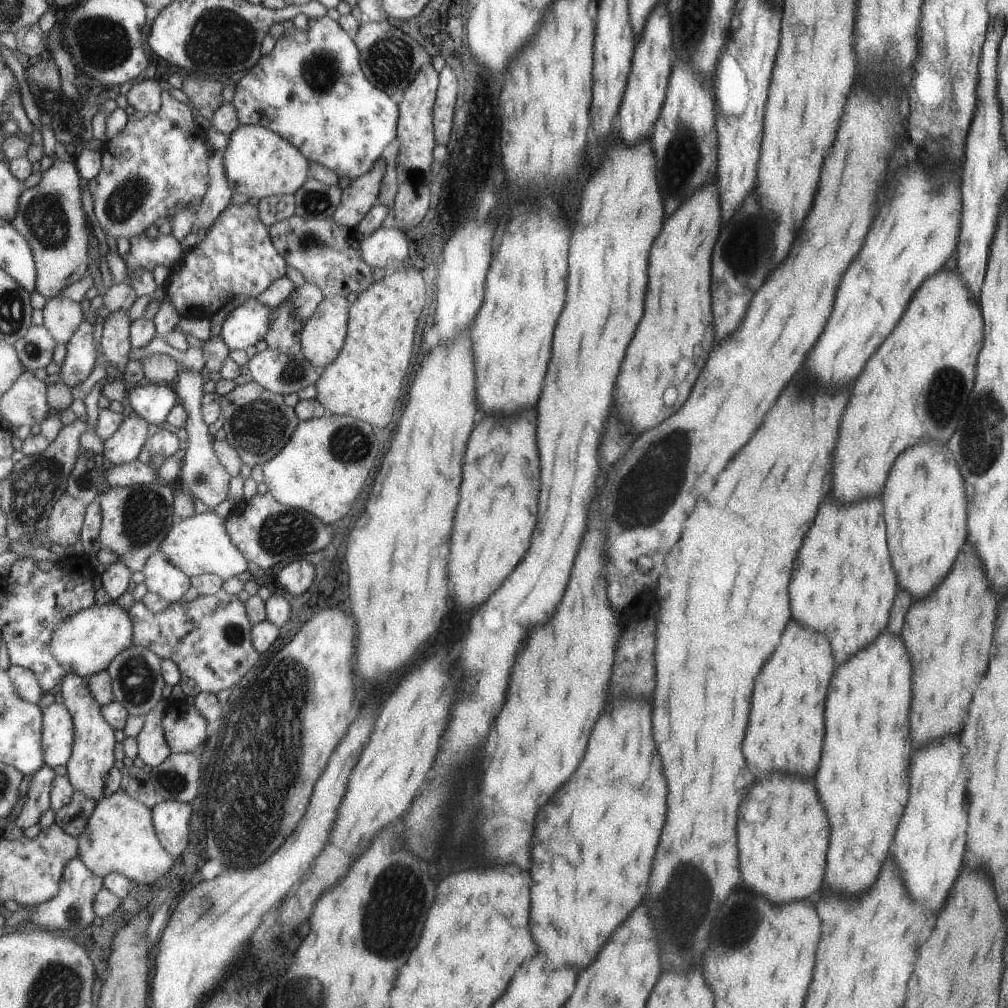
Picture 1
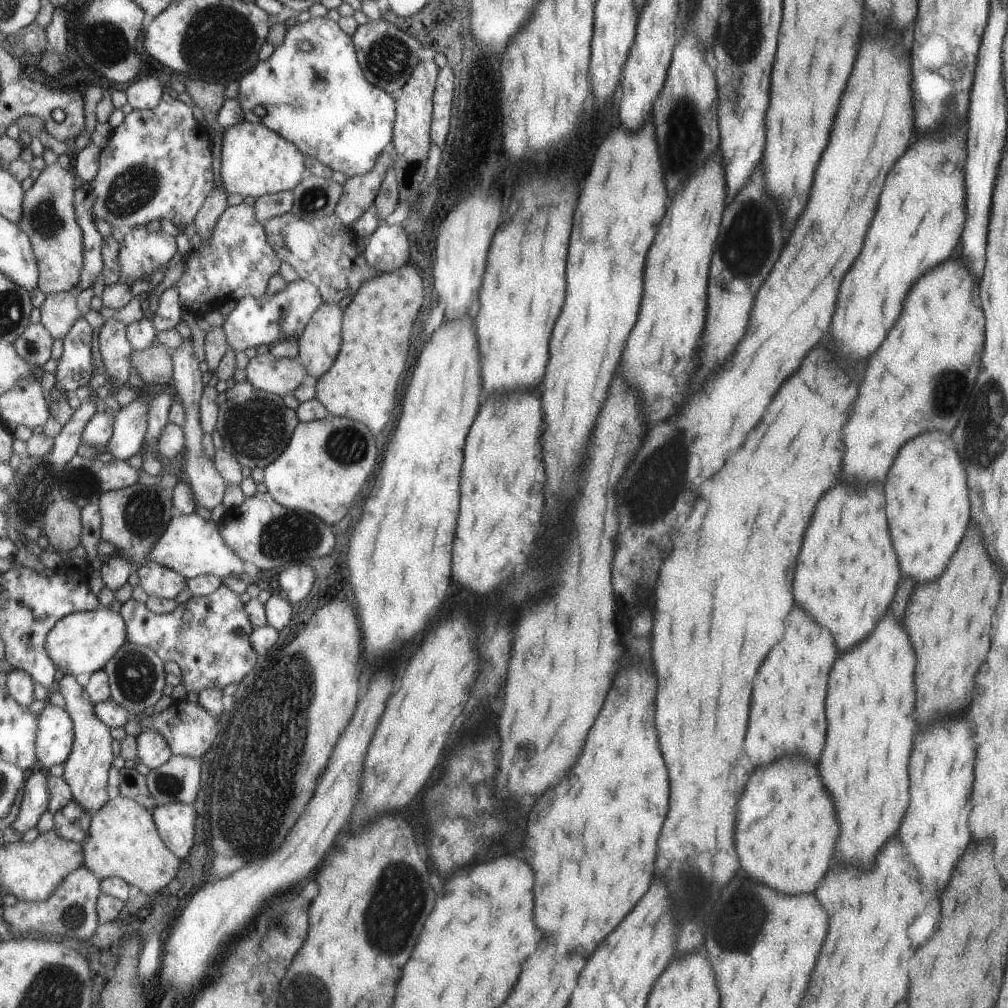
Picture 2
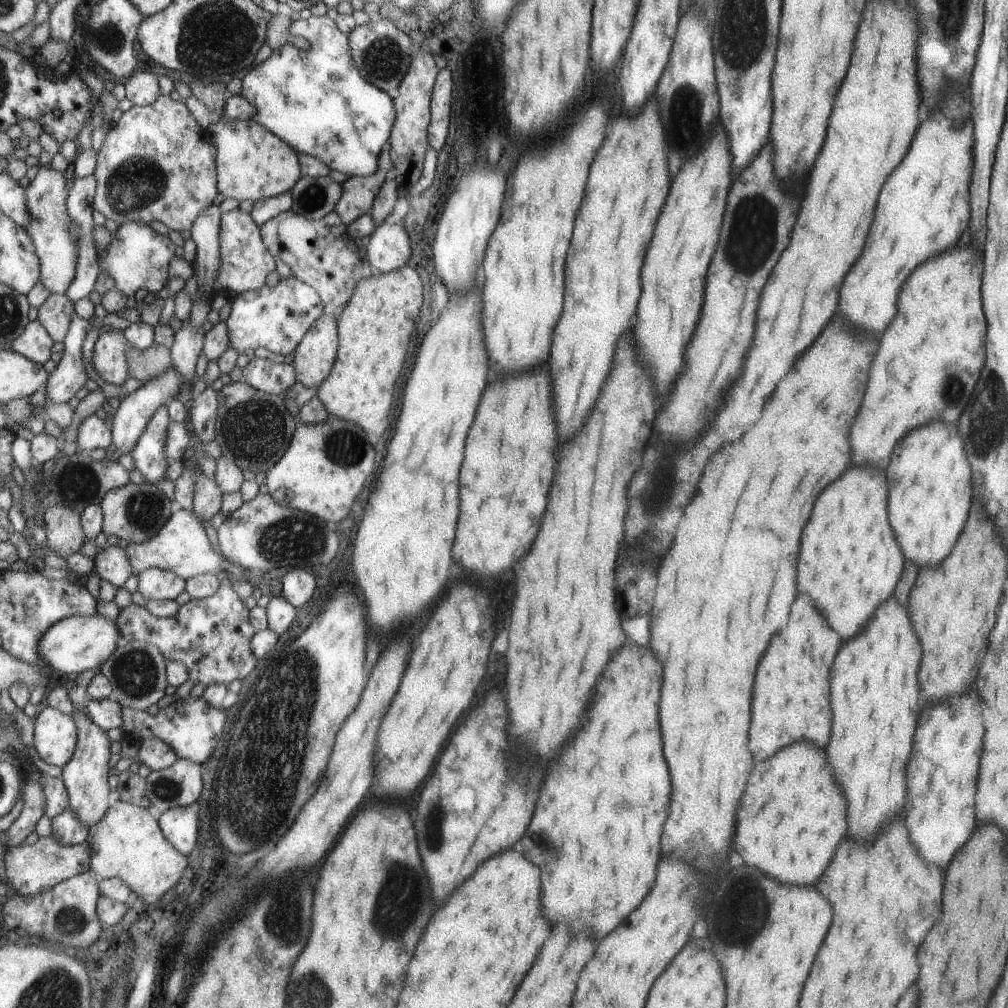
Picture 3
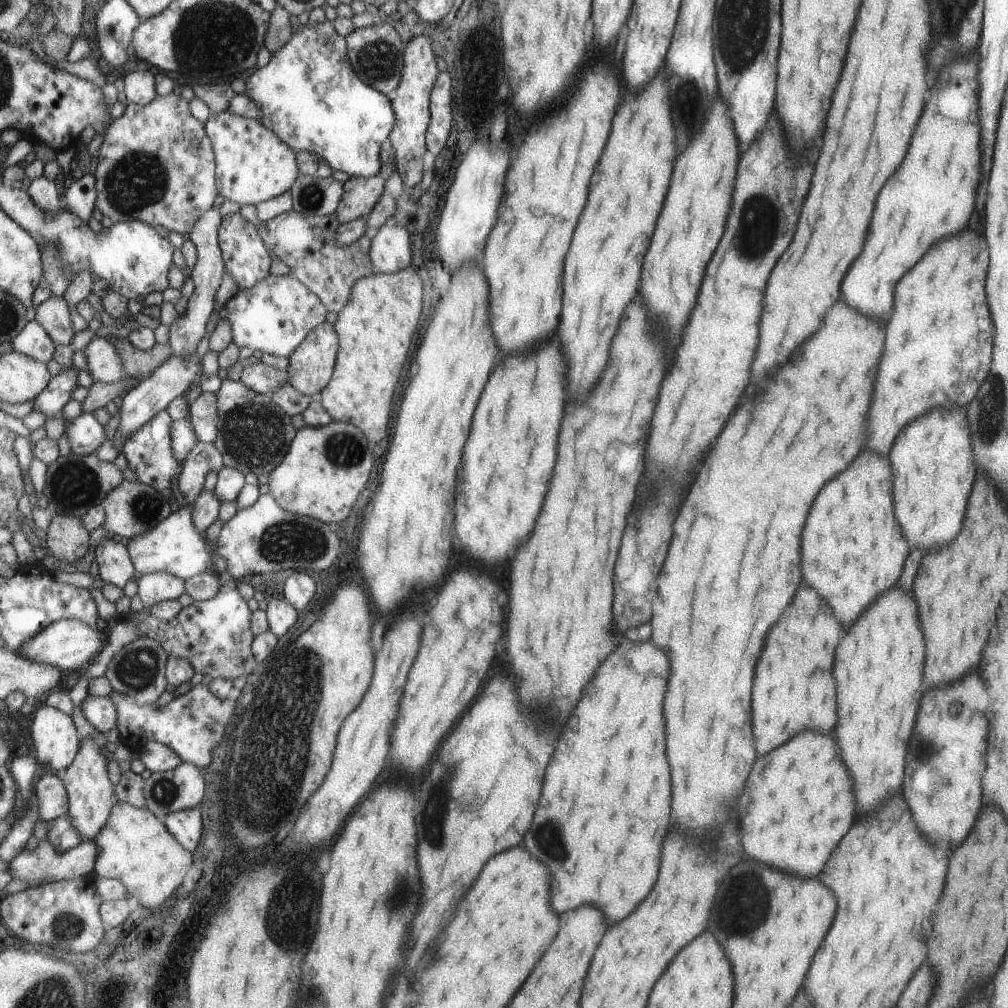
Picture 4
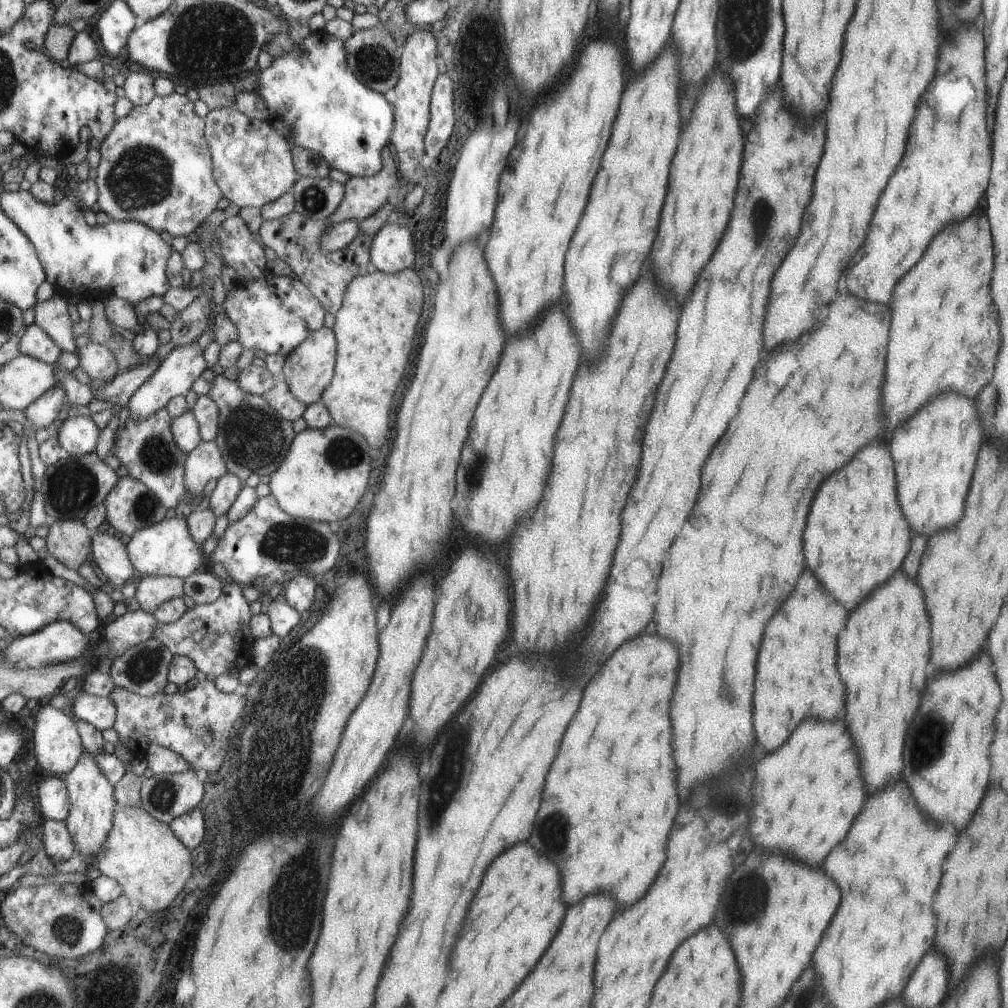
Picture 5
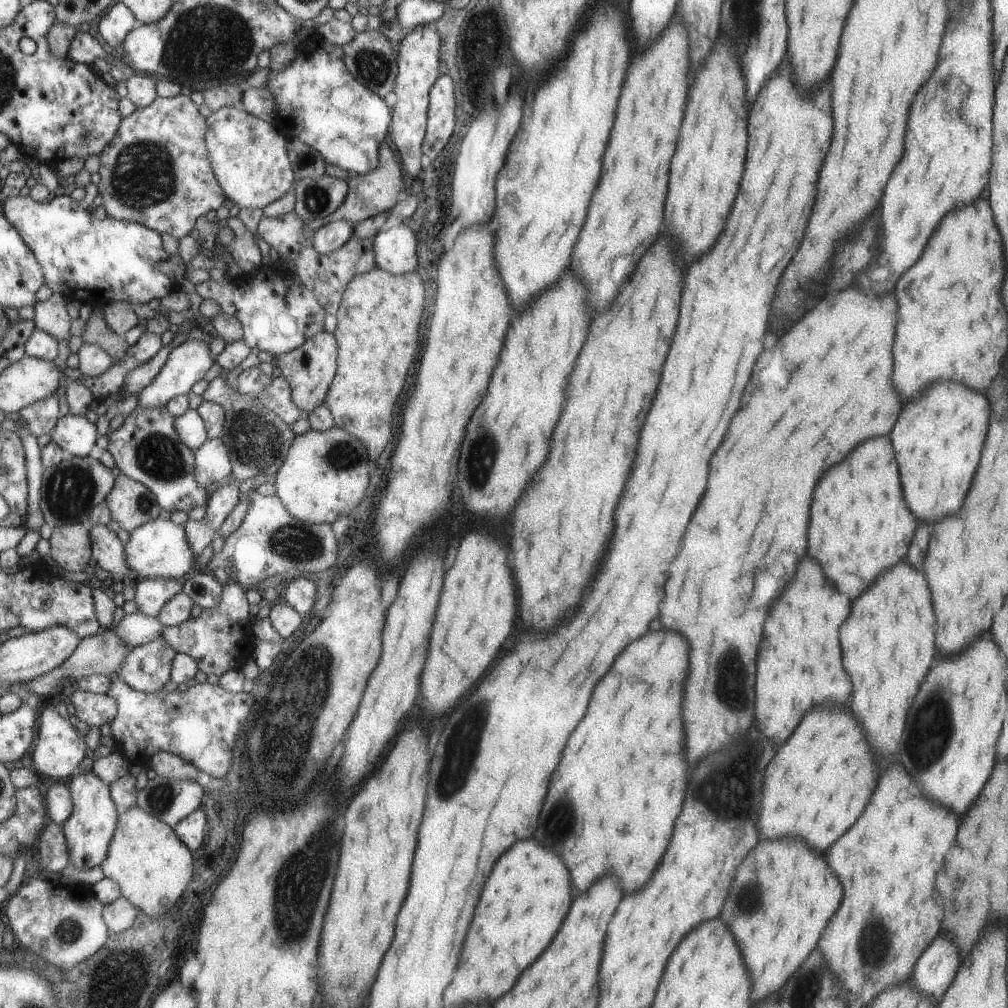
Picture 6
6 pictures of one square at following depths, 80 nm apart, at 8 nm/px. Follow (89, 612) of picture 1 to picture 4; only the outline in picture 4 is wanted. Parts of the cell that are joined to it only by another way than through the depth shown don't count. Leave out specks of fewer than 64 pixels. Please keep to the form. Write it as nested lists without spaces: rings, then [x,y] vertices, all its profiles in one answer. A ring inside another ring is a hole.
[[[61,619],[52,622],[45,630],[35,635],[22,646],[22,656],[36,663],[45,663],[62,668],[64,672],[68,670],[78,670],[93,656],[103,652],[107,634],[87,623],[77,619]]]

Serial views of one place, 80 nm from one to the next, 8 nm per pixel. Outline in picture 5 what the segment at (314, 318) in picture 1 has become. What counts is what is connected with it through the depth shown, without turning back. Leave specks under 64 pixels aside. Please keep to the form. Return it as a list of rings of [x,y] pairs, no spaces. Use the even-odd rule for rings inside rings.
[[[321,327],[309,334],[301,345],[284,356],[280,377],[290,387],[291,394],[307,406],[319,400],[322,390],[333,380],[335,360],[337,360],[337,339],[334,330]]]

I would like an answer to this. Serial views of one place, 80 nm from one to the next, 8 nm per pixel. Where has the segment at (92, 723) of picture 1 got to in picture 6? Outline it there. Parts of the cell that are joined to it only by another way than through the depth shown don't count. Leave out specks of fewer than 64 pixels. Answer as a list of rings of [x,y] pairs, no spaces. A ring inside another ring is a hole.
[[[93,771],[83,773],[68,780],[69,788],[74,798],[74,813],[64,825],[65,836],[68,840],[71,866],[95,868],[102,866],[110,853],[110,844],[118,828],[119,810],[112,797],[110,785],[102,781]]]

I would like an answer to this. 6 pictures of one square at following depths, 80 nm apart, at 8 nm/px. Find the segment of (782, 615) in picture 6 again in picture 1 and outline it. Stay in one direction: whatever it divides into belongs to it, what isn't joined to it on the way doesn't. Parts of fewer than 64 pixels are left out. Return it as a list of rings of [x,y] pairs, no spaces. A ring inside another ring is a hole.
[[[791,620],[779,650],[771,654],[771,662],[763,666],[763,674],[755,678],[755,698],[751,698],[751,726],[747,726],[747,738],[743,738],[743,754],[747,754],[747,766],[755,770],[755,778],[761,778],[767,772],[789,772],[813,776],[819,750],[823,742],[823,700],[827,692],[827,682],[833,672],[833,656],[829,642],[823,634],[817,634],[808,628],[801,628]]]

